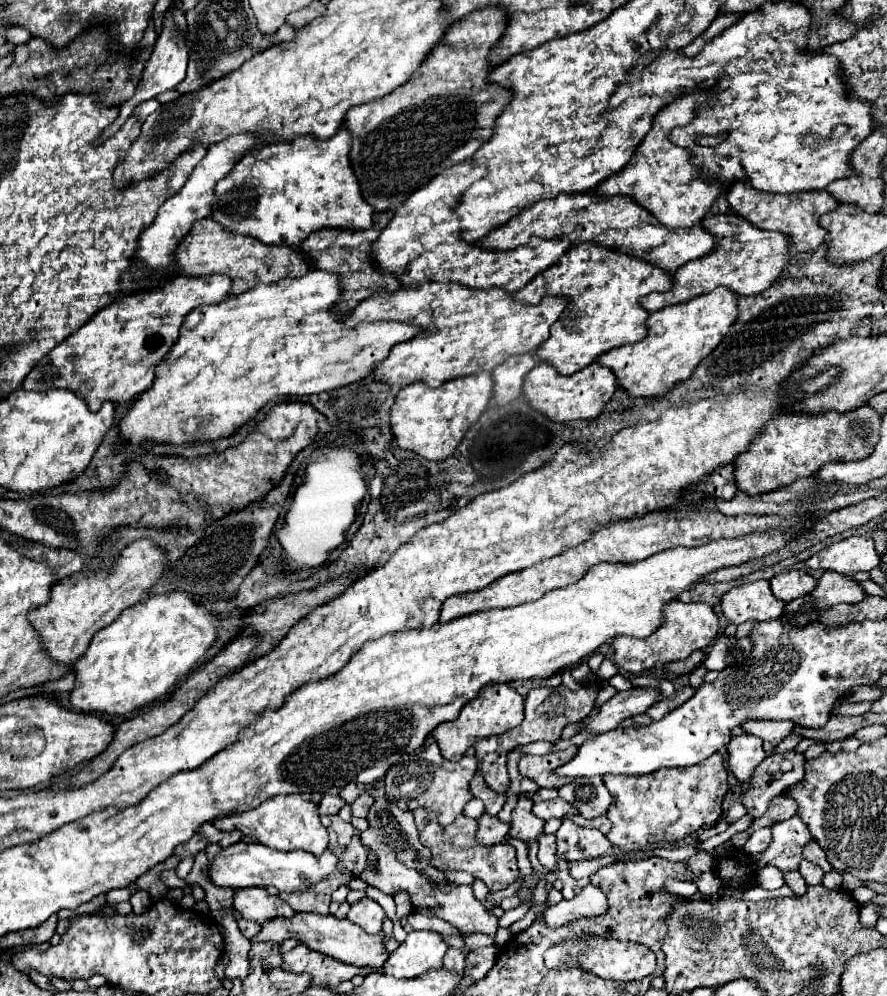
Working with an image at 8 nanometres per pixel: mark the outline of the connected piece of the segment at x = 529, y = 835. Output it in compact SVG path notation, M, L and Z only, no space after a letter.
M518 797L516 807L512 809L512 827L510 827L510 837L512 839L536 839L544 831L544 821L532 813L534 801L528 797Z

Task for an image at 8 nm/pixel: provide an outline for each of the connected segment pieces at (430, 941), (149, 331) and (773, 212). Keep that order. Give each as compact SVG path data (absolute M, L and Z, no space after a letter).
M412 931L400 943L400 947L390 953L384 963L384 973L394 977L418 977L428 969L442 965L442 957L448 945L434 931Z
M224 275L172 277L172 279L166 279L166 281L158 283L150 291L134 293L134 295L122 295L112 305L108 305L102 311L98 311L84 325L86 327L86 329L82 329L84 335L80 331L72 333L60 345L56 345L46 357L42 357L34 365L34 369L26 375L22 387L26 391L48 391L52 387L68 389L68 391L76 393L76 397L86 401L86 405L88 405L88 409L92 409L92 413L96 413L102 407L104 401L112 401L114 405L128 403L136 395L144 393L152 385L154 369L164 359L164 355L170 351L170 347L176 343L178 329L180 329L184 317L194 307L198 307L198 303L204 303L204 301L220 303L220 301L224 301L228 297L230 287L232 287L232 281L228 277L224 277Z
M730 185L726 189L726 199L728 205L732 207L732 211L740 217L744 217L746 221L750 221L754 227L758 229L766 229L766 231L778 231L782 235L786 235L792 243L792 251L790 253L804 253L804 251L812 251L816 247L820 247L824 243L826 237L826 229L820 227L818 219L836 209L836 199L832 195L828 195L826 191L806 191L806 193L794 193L794 195L770 195L770 193L758 193L756 189L748 187L748 185Z

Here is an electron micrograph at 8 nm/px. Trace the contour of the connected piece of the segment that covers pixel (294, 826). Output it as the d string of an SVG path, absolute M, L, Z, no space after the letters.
M280 795L264 801L260 807L244 811L244 813L234 813L228 817L218 817L212 821L218 829L232 831L238 829L244 835L256 837L260 843L268 845L270 849L280 849L280 851L292 851L292 849L304 849L312 855L320 855L328 847L328 831L320 823L320 813L318 805L312 801L306 801L300 795Z

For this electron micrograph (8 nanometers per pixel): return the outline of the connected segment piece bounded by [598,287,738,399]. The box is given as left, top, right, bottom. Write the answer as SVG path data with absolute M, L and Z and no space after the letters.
M724 287L694 297L692 301L664 307L648 317L648 335L642 341L616 347L604 353L598 363L612 369L618 385L630 397L660 399L674 387L674 383L686 381L696 365L712 353L736 321L736 311L736 295Z

